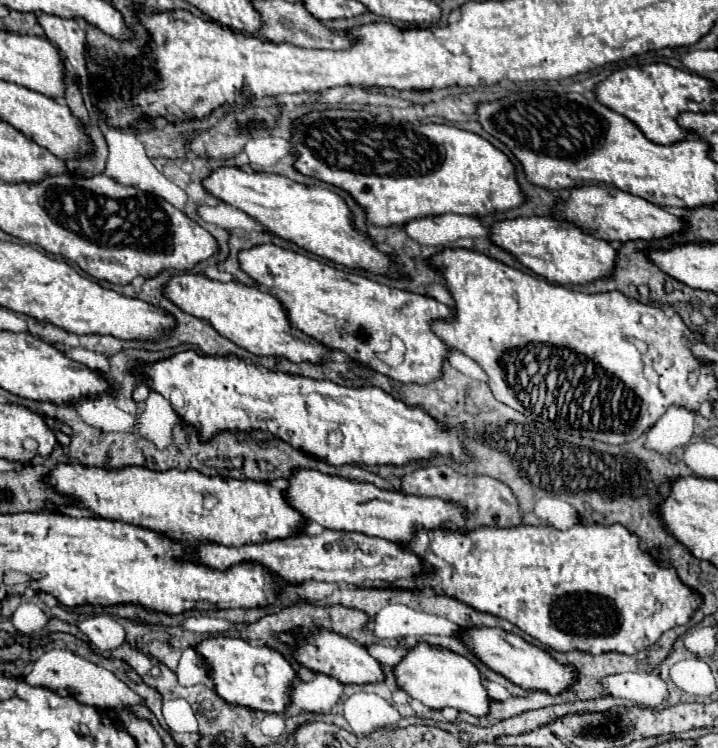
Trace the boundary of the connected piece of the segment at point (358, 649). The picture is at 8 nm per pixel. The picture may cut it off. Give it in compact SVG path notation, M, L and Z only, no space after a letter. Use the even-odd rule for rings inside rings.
M316 632L308 638L304 636L294 636L294 658L304 664L306 668L318 672L318 674L328 674L342 684L370 684L370 682L384 682L384 672L380 668L380 662L368 654L368 650L340 634L334 632Z

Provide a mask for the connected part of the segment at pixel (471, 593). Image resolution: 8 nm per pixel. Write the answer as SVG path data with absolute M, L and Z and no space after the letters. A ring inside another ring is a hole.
M576 524L570 530L556 530L552 526L520 526L520 528L478 528L474 532L466 532L466 534L458 534L458 532L444 532L444 530L420 530L416 532L414 540L408 544L408 548L412 548L412 552L416 552L424 564L428 564L428 576L420 576L420 580L416 580L418 586L424 588L432 588L436 592L442 592L446 596L452 596L480 612L488 612L492 616L504 618L512 624L516 624L520 630L528 632L532 638L540 640L542 644L550 646L552 650L558 652L570 652L570 650L582 650L588 654L602 654L602 652L622 652L622 654L638 654L640 650L646 650L648 646L652 646L666 630L672 630L676 626L686 624L692 614L698 610L698 606L702 604L702 596L692 590L690 586L682 584L676 570L670 568L662 568L654 562L654 558L642 550L640 540L634 532L630 532L628 528L624 528L622 524L612 524L612 526L600 526L600 524Z

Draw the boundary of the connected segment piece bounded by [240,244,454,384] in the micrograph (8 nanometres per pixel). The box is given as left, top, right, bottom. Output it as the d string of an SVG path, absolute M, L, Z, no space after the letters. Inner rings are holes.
M264 244L264 246L256 246L256 248L240 252L240 264L242 264L242 270L250 278L254 278L262 288L268 288L284 304L284 308L288 310L290 324L296 330L304 332L306 336L330 346L332 350L346 352L352 358L356 358L358 362L374 368L376 372L392 376L394 380L400 380L404 384L406 382L428 384L428 382L434 382L436 378L442 376L444 362L448 360L448 346L432 332L430 324L434 320L454 320L454 312L446 304L440 304L438 300L428 298L428 296L420 296L420 294L412 294L412 292L406 292L406 290L390 288L386 284L378 284L378 282L374 282L366 276L338 270L334 266L328 266L328 264L318 262L314 258L308 258L304 254L278 248L274 244ZM390 336L398 336L406 344L404 362L396 368L384 364L376 356L378 352L388 350Z

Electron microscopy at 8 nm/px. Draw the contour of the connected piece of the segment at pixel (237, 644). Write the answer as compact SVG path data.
M228 636L208 638L200 642L196 650L210 666L210 676L214 680L216 692L226 702L270 714L286 712L286 706L290 704L290 692L296 680L296 670L278 650L272 650L268 646L254 646L242 638Z

